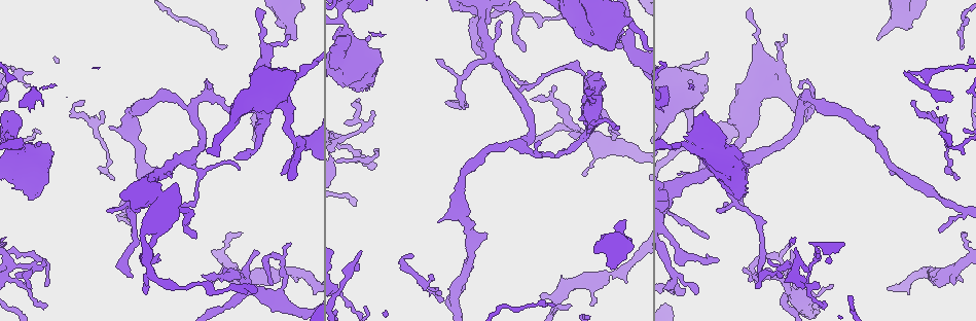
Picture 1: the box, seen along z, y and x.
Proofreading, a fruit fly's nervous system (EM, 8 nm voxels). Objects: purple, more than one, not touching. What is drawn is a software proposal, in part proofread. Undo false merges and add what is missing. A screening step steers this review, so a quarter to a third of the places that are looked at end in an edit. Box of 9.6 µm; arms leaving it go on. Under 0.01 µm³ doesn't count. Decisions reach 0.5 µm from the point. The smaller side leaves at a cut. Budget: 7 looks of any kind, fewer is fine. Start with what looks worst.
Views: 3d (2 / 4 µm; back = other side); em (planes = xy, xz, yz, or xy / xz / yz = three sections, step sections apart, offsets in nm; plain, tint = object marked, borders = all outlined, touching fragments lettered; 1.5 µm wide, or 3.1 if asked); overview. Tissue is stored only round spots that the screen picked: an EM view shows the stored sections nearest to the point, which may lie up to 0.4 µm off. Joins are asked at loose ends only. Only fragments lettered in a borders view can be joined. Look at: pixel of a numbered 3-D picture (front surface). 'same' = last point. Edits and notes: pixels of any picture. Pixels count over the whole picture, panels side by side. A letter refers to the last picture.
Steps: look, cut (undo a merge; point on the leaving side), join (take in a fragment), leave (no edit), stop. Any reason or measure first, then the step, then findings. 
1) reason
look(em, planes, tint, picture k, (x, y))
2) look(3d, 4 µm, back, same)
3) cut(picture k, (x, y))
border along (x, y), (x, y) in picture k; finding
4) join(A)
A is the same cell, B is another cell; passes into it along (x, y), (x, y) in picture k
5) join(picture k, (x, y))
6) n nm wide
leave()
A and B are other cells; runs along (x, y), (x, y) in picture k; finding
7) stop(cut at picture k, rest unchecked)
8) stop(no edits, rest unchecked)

looks like a crossing
look(em, planes, tint, picture 1, (294, 139))

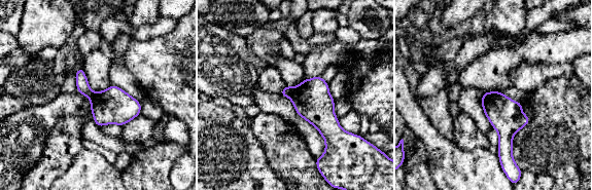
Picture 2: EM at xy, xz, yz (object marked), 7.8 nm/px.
see the neighbours
look(em, planes, borders, same)

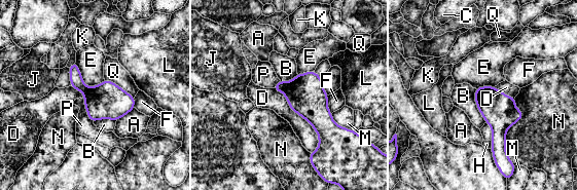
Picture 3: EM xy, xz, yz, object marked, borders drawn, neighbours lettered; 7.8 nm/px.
cut(picture 3, (305, 96))
A, B, C, D, E, F, H, J, K, L, M, N, P and Q are other cells; border along (287, 82), (282, 91) in picture 3; a second neuron is stuck on

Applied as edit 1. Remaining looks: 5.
look(overview)

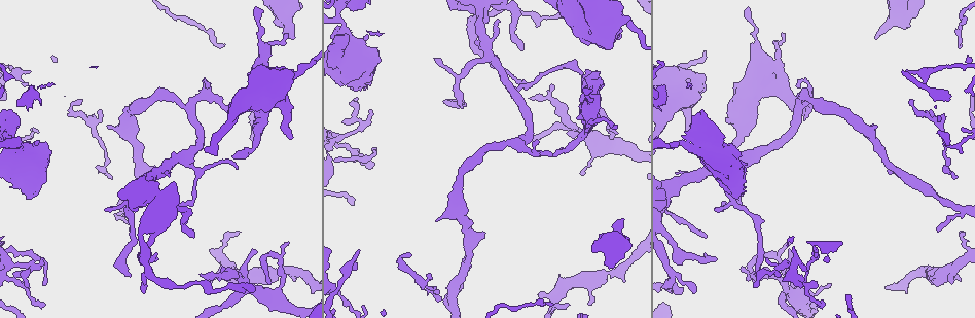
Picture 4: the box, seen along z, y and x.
free end
look(em, xz, step 8, borders, picture 4, (624, 219))

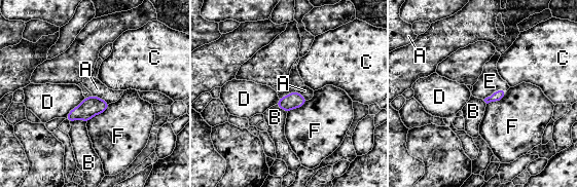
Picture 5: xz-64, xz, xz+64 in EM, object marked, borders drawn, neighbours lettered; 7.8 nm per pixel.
F touches over 240 nm
join(E)
E is the same cell, A, B, C, D and F are other cells; passes into it along (500, 94), (496, 90), (490, 81) in picture 5; it goes on there

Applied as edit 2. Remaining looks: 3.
redraw
look(overview)

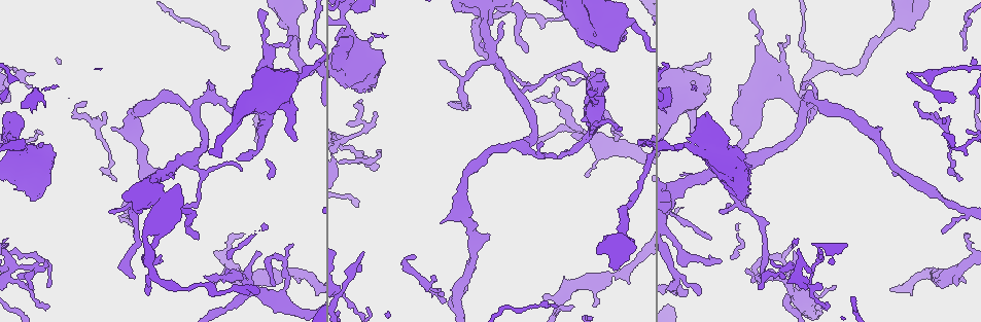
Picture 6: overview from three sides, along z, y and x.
an open end
look(3d, 2 µm, back, picture 6, (217, 282))

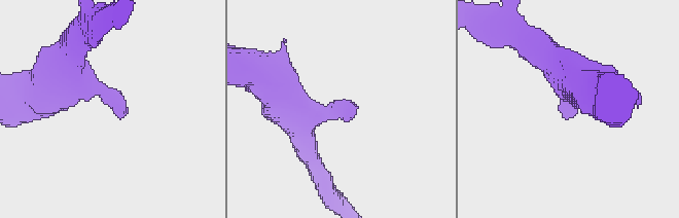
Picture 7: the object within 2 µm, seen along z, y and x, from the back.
need the tissue
look(em, planes, borders, picture 7, (353, 112))

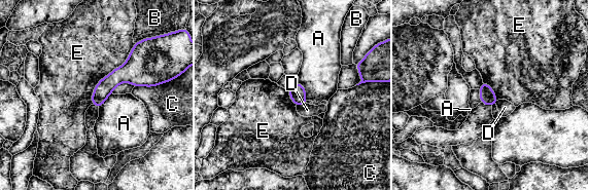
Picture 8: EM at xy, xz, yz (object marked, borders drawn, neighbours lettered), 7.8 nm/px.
E touches over 600 nm
leave()
A, B, C, D and E are other cells; border along (135, 43), (91, 104) in picture 8; none of them fits

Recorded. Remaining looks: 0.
stop(cut at picture 3, join at picture 5, rest unchecked)

